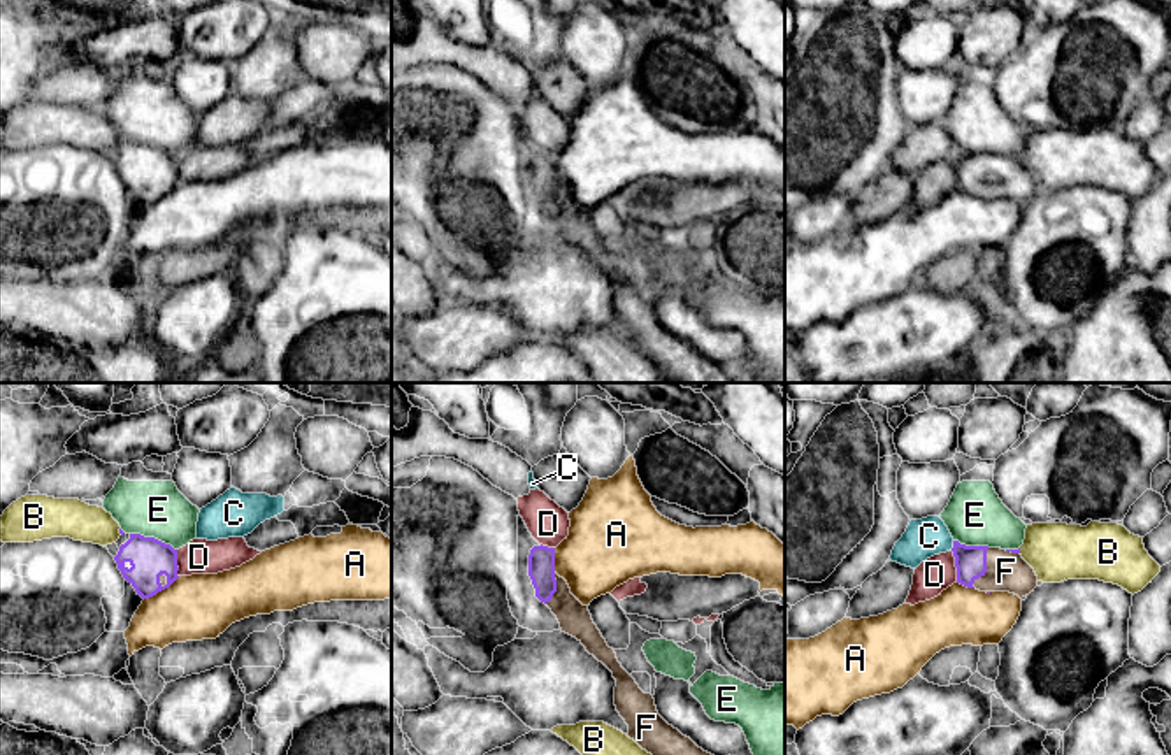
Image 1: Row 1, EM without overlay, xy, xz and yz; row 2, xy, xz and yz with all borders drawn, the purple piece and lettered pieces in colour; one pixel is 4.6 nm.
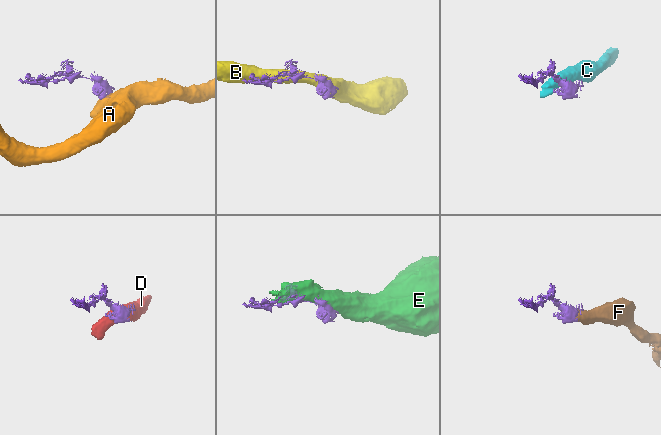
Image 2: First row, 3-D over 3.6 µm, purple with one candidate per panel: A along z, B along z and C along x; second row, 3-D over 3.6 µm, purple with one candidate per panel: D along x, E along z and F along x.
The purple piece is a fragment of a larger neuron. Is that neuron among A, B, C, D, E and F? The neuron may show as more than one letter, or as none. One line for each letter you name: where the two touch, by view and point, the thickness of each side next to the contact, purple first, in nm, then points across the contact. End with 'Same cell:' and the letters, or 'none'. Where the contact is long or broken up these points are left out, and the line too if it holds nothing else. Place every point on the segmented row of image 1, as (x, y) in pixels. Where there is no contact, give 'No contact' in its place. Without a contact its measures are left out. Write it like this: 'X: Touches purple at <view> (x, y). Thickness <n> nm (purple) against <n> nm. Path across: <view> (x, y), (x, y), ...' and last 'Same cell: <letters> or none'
F: Touches purple at yz (985, 568). Thickness 140 nm (purple) against 180 nm. Path across: yz (971, 560), (985, 568), (1006, 571)
Same cell: F

